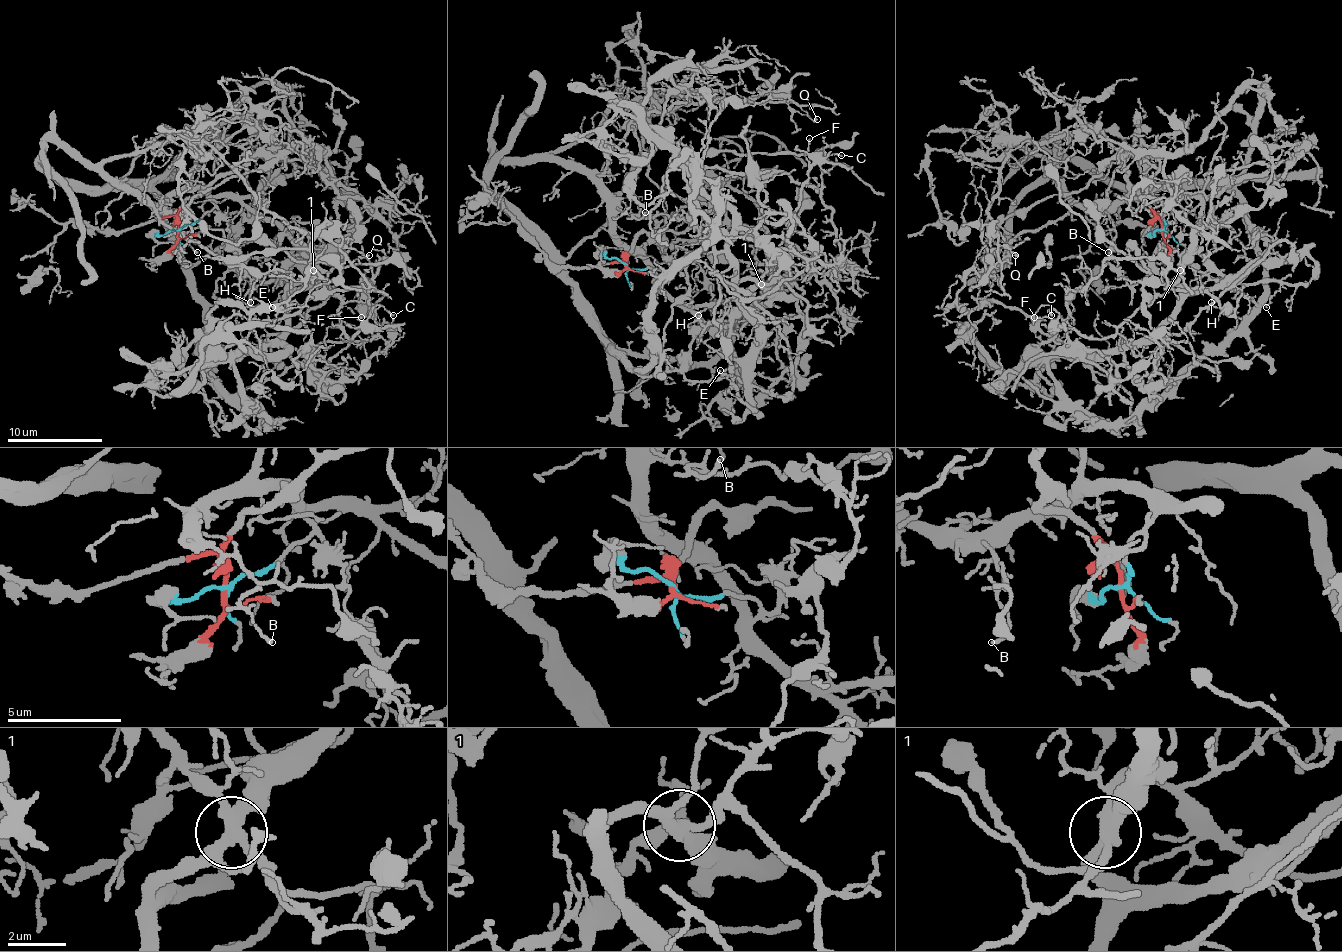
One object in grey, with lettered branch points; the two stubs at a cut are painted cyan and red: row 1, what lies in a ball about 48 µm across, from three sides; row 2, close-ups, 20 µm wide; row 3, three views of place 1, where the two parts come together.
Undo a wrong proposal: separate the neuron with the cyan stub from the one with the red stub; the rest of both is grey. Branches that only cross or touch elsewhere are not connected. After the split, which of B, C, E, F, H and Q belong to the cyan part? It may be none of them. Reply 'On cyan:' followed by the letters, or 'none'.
On cyan: B, C, E, F, H, Q

